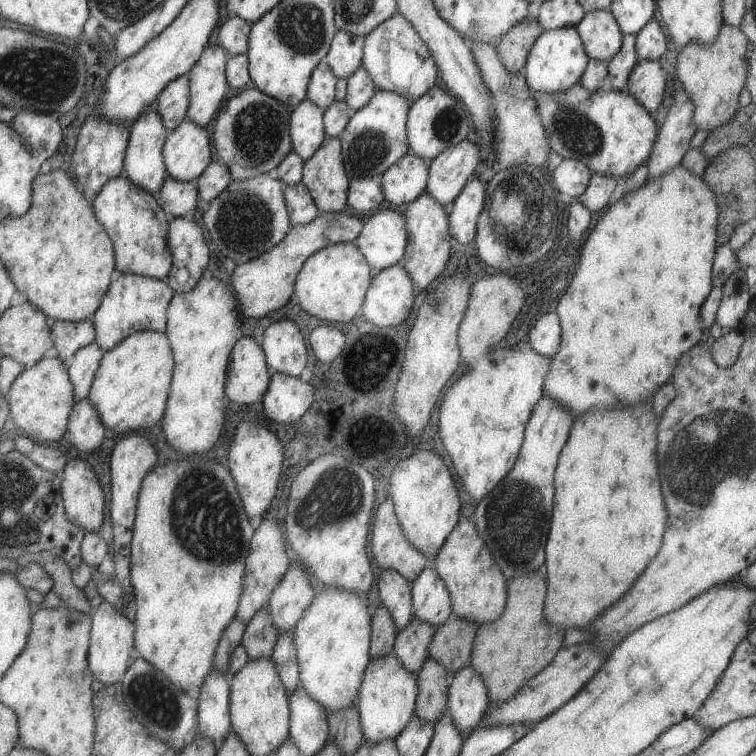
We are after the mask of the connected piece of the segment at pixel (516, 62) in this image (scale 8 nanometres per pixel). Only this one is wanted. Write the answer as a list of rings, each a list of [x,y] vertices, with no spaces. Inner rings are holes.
[[[526,15],[525,19],[501,36],[496,45],[500,60],[510,72],[524,72],[529,52],[544,31],[534,15]]]

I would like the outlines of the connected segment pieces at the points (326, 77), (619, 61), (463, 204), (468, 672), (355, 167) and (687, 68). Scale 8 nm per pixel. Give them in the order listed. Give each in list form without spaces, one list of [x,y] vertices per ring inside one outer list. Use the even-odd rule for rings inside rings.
[[[324,60],[314,69],[307,88],[308,100],[325,111],[335,100],[337,76]]]
[[[624,35],[620,50],[607,62],[611,83],[616,90],[626,92],[629,88],[630,73],[639,61],[636,41],[634,35]]]
[[[474,175],[449,206],[450,234],[458,242],[474,242],[486,193],[487,184]]]
[[[471,664],[450,675],[447,708],[459,731],[470,734],[480,726],[491,704],[488,689]]]
[[[377,89],[374,96],[359,108],[341,132],[343,163],[350,179],[382,176],[410,150],[407,120],[411,103],[405,96]]]
[[[722,23],[713,43],[686,43],[677,55],[677,75],[695,106],[693,121],[697,129],[713,131],[734,118],[740,108],[738,96],[747,83],[748,61],[755,46],[740,27]]]

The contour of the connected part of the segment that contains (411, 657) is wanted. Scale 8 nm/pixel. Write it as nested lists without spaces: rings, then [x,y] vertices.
[[[414,616],[395,638],[394,654],[413,673],[418,674],[429,657],[429,644],[437,628]]]

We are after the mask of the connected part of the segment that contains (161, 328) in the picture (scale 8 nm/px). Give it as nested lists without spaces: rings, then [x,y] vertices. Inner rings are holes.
[[[122,273],[110,283],[100,308],[92,315],[96,331],[95,341],[100,348],[107,351],[135,332],[164,333],[167,329],[167,308],[175,293],[165,279]]]

